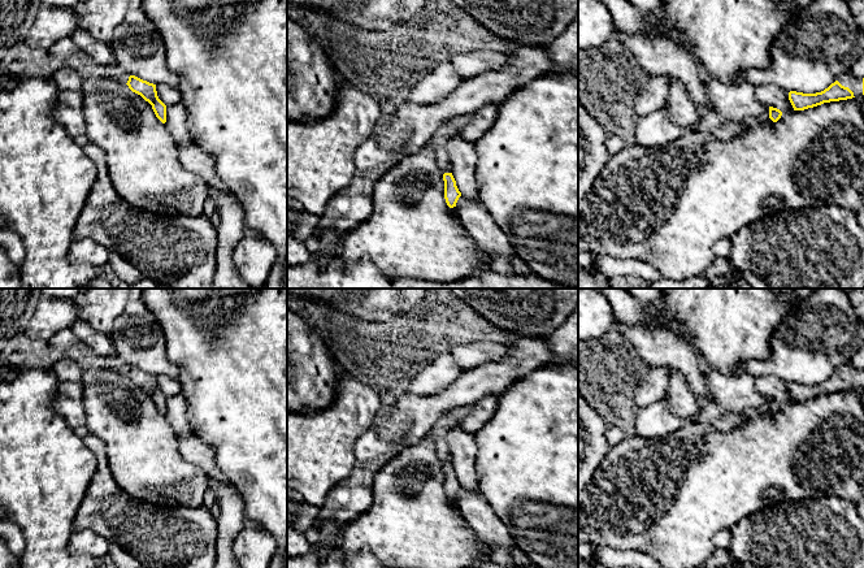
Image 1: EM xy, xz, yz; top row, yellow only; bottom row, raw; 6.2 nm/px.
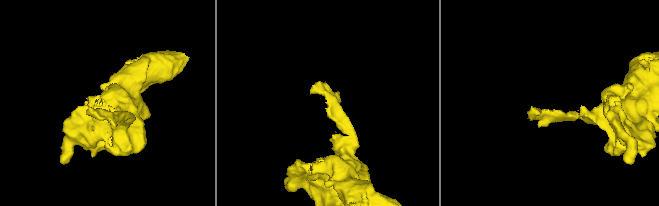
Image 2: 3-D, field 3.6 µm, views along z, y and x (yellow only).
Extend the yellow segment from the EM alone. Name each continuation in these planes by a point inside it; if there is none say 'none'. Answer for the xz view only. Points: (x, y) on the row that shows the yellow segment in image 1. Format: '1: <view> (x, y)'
1: xz (452, 128)

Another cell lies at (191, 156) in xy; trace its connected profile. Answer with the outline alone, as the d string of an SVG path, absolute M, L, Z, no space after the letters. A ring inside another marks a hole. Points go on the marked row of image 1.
M182 101L166 107L165 125L178 147L182 166L203 178L209 187L229 190L216 174L213 156L192 140L187 127L187 109Z

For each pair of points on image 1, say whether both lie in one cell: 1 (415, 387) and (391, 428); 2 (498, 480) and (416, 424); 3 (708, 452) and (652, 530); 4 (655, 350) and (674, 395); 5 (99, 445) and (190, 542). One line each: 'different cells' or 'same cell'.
1: different cells
2: different cells
3: same cell
4: different cells
5: same cell

